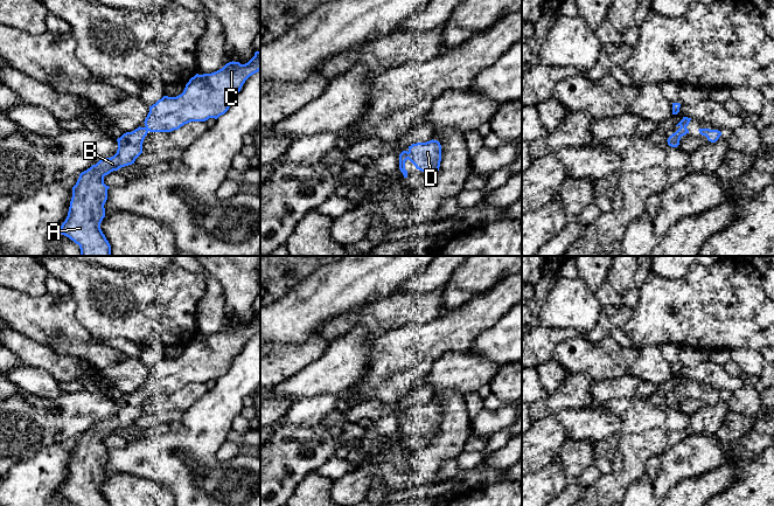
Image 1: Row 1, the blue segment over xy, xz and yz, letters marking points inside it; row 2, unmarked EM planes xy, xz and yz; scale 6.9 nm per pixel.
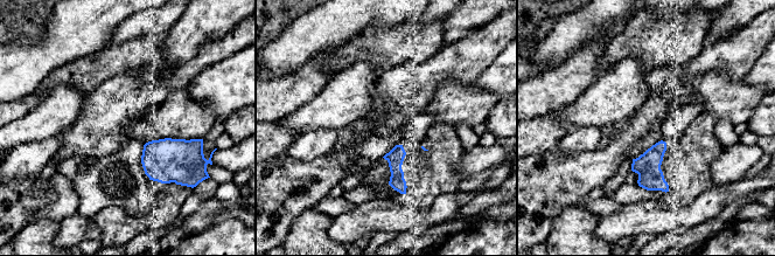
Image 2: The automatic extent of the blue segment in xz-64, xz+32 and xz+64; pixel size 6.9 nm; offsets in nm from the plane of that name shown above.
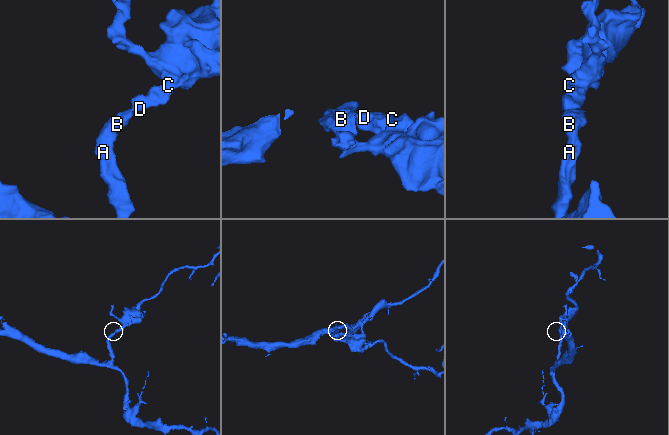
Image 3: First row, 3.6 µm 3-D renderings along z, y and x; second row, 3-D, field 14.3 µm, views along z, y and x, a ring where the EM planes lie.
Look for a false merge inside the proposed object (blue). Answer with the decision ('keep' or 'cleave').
keep

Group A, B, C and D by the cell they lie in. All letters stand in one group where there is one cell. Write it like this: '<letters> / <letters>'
A B C D

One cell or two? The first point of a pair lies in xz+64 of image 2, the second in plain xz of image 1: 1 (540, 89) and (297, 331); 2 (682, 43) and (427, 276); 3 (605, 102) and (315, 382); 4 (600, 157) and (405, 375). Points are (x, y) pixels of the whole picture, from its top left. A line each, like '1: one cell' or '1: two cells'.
1: two cells
2: two cells
3: one cell
4: two cells

